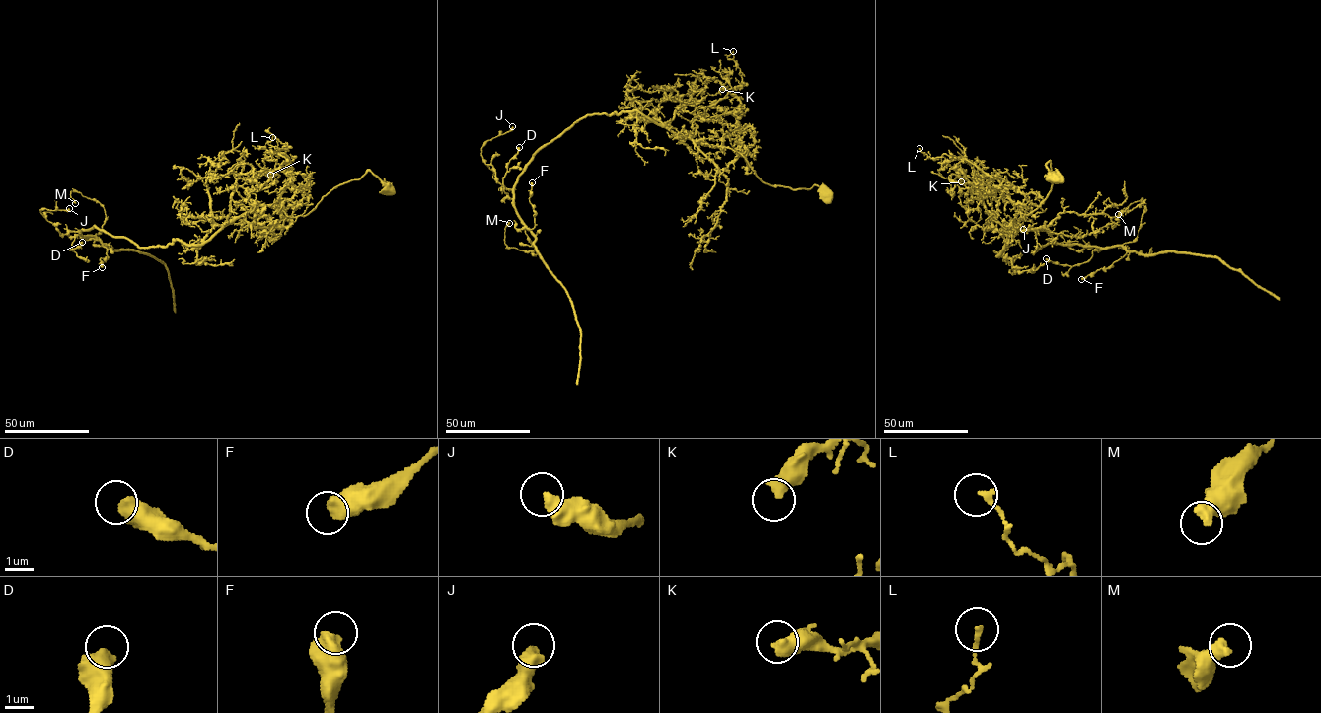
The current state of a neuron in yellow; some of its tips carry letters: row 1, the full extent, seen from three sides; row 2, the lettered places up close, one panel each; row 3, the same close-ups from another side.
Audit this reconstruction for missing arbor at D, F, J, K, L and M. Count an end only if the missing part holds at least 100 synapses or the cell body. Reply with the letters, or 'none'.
none

